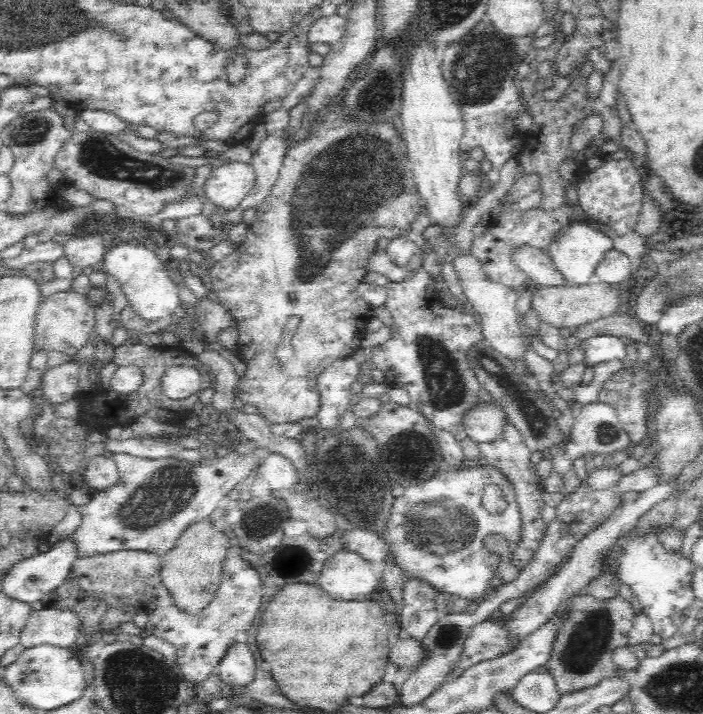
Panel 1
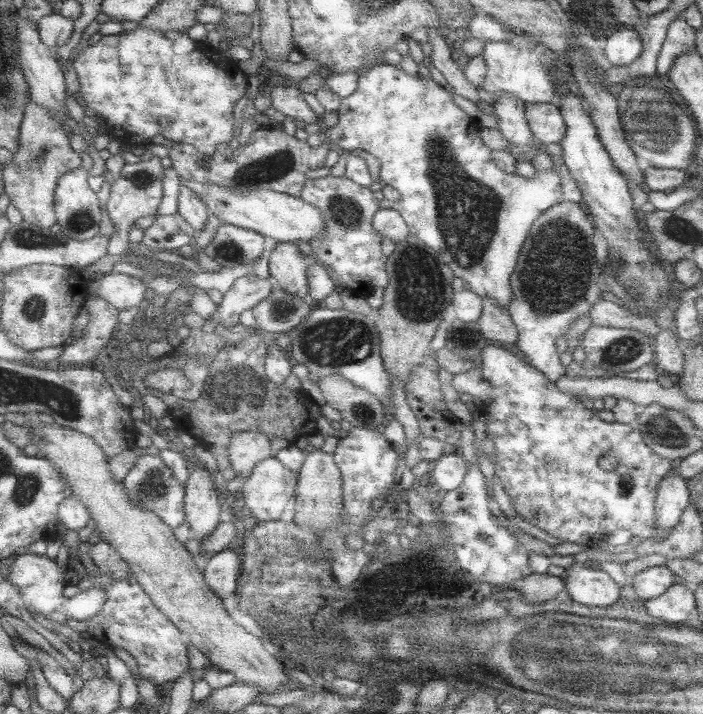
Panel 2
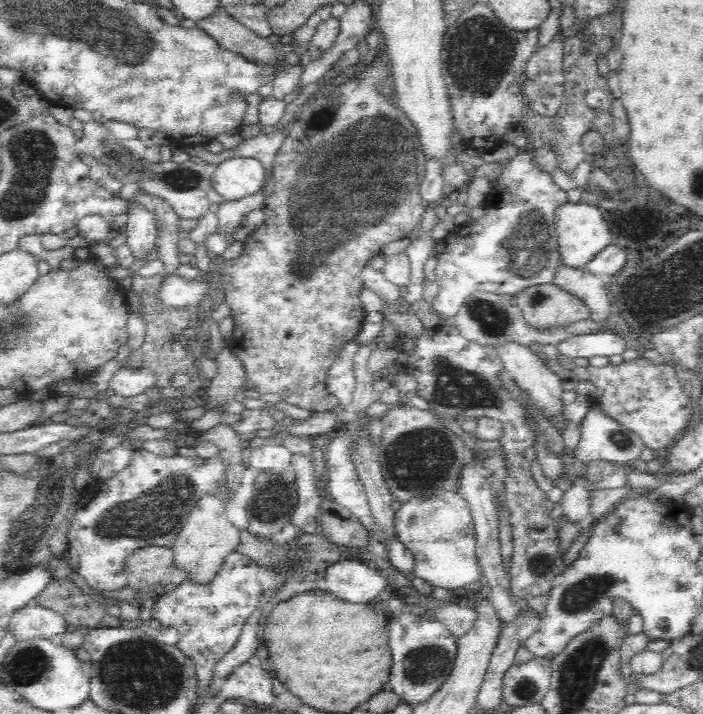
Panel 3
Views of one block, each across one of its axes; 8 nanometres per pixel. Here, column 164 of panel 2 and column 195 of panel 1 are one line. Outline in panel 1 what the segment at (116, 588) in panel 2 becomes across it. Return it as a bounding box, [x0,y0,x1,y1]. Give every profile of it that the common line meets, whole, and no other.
[146,538,264,684]

